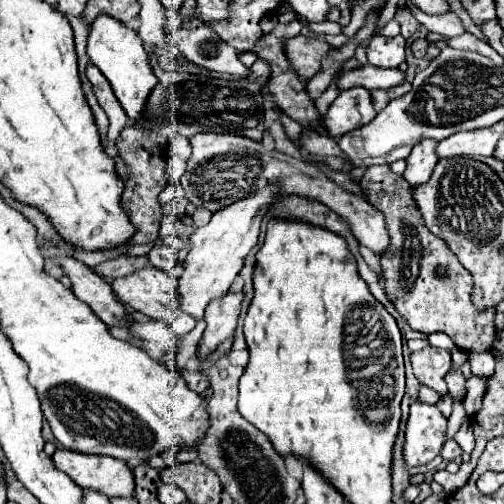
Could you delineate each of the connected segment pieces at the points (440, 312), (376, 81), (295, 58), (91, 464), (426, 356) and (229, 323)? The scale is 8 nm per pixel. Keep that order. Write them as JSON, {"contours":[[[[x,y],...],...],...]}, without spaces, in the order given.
{"contours":[[[[375,165],[361,177],[367,201],[385,213],[391,245],[381,257],[381,267],[387,283],[387,295],[397,311],[407,319],[411,329],[431,335],[435,331],[447,333],[463,351],[491,351],[497,337],[493,325],[495,307],[479,311],[471,299],[471,273],[457,261],[457,255],[445,247],[441,237],[425,229],[425,221],[411,197],[411,185],[391,171],[389,165]]],[[[365,65],[359,69],[353,69],[349,73],[343,73],[341,79],[337,81],[339,89],[349,89],[349,87],[365,87],[369,91],[373,89],[391,89],[397,85],[405,83],[405,73],[399,69],[381,69],[375,65]]],[[[297,35],[285,43],[285,53],[289,61],[305,81],[321,71],[321,61],[329,55],[331,49],[333,47],[327,41],[303,35]]],[[[57,449],[53,463],[77,485],[91,487],[107,497],[131,497],[135,491],[135,479],[125,461]]],[[[427,345],[425,349],[411,353],[411,363],[413,363],[413,373],[421,385],[435,389],[439,395],[447,393],[445,373],[451,367],[449,351]]],[[[227,293],[223,299],[209,303],[205,311],[207,329],[199,343],[197,357],[207,357],[219,347],[219,343],[233,337],[233,331],[237,327],[239,309],[241,309],[241,299],[243,299],[241,293]]]]}

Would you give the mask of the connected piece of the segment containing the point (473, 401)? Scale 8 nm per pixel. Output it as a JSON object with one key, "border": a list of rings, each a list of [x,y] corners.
{"border":[[[473,375],[467,380],[466,387],[466,397],[463,401],[465,405],[465,411],[469,417],[473,417],[473,413],[477,413],[481,409],[481,403],[483,403],[483,397],[485,397],[486,386],[488,378],[482,378]]]}

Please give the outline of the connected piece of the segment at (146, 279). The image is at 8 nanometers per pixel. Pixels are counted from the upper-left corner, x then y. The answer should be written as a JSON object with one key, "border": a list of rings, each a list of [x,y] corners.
{"border":[[[149,265],[149,267],[137,271],[133,275],[117,277],[117,279],[113,279],[113,293],[117,295],[117,299],[123,305],[127,305],[127,307],[131,307],[135,311],[141,311],[147,317],[163,319],[173,329],[173,333],[177,333],[177,335],[185,335],[195,327],[195,319],[179,309],[177,279],[171,277],[167,271],[161,271],[161,269],[155,269],[155,267]]]}

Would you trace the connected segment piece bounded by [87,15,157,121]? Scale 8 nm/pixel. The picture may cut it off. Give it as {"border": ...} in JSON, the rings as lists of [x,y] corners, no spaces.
{"border":[[[99,15],[91,25],[89,25],[89,35],[87,35],[87,55],[93,65],[99,67],[99,71],[107,77],[111,83],[115,97],[123,105],[125,113],[129,115],[131,121],[141,121],[141,113],[145,107],[145,99],[155,87],[157,79],[149,67],[149,57],[147,51],[143,49],[141,37],[125,27],[121,21],[109,17],[109,15]]]}

